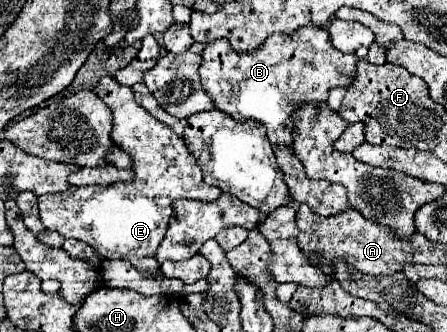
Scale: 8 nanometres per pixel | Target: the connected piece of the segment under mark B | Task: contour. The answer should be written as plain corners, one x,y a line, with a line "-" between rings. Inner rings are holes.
304,26
296,30
292,36
272,34
264,40
260,48
256,48
254,52
246,52
246,54
232,50
226,38
218,38
206,44
200,56
202,56
202,66
200,66
202,86
214,100
216,108
230,114
238,122
244,122
244,120
262,122
266,126
268,140
274,146
286,146
290,152
292,152
294,110
298,110
298,106
304,106
304,104
316,104
316,106
324,104
328,100
328,90
334,86
350,86
354,82
356,62
358,62
358,56
354,52
344,54
338,48
334,48
330,42
330,32
326,28
316,28
316,26

